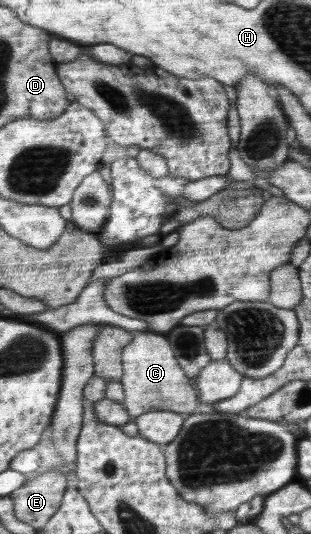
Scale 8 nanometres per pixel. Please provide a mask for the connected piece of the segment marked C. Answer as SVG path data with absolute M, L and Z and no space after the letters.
M141 331L122 350L122 378L124 388L122 405L127 409L131 420L153 410L169 410L175 413L192 413L197 406L197 391L191 380L181 369L172 346L161 332Z

